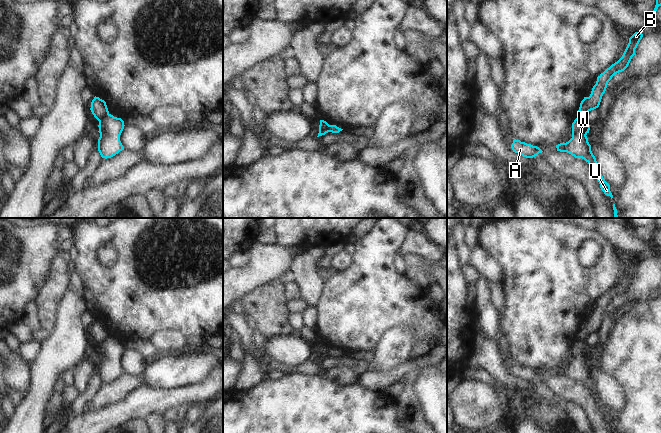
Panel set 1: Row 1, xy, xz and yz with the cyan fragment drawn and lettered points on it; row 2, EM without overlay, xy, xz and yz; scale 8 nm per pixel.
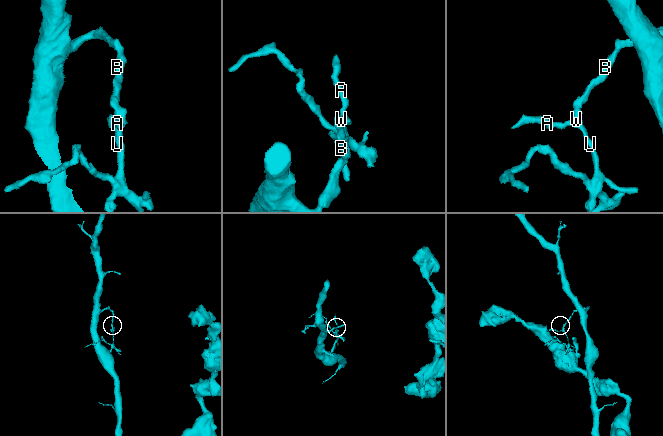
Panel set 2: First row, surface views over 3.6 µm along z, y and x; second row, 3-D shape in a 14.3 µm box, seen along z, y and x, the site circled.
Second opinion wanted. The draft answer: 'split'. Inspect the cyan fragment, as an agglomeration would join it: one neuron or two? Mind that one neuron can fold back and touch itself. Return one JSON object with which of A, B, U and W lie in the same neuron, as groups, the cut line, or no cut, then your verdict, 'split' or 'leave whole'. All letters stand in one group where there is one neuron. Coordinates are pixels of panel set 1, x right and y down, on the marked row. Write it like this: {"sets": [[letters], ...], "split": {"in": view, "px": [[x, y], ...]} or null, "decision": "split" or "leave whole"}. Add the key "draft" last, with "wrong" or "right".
{"sets": [["A", "U", "W"], ["B"]], "split": {"in": "xy", "px": [[108, 113], [99, 122]]}, "decision": "split", "draft": "right"}

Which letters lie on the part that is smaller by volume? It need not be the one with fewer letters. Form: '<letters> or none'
A, U, W

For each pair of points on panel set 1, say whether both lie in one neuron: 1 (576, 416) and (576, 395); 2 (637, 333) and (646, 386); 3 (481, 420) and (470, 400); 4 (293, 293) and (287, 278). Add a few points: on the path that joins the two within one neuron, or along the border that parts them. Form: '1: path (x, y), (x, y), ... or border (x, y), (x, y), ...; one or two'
1: border (567, 400), (579, 403), (585, 410), (590, 422); two
2: path (646, 346), (646, 373); one
3: path (477, 415), (475, 405); one
4: path (292, 289), (289, 282); one

